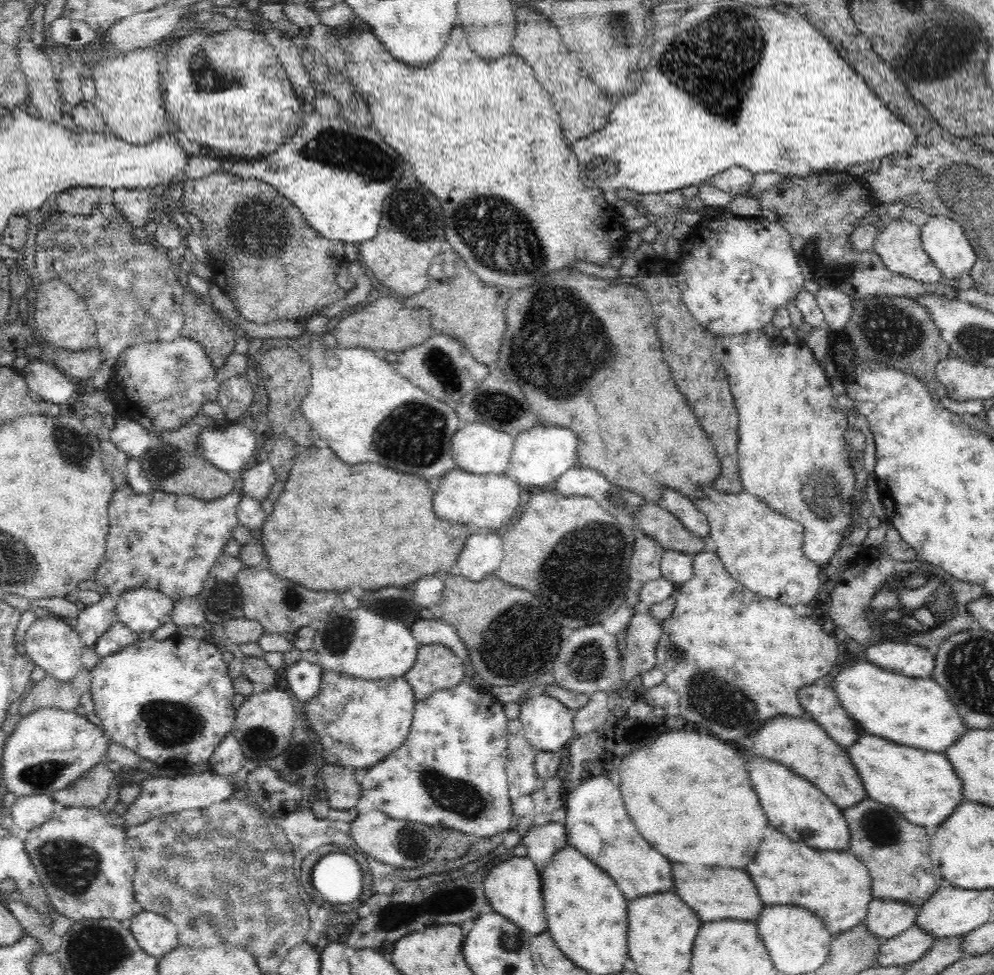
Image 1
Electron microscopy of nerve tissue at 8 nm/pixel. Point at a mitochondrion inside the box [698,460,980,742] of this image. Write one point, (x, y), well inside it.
(910, 603)

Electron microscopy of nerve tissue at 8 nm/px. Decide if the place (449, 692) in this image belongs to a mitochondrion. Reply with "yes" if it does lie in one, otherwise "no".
no

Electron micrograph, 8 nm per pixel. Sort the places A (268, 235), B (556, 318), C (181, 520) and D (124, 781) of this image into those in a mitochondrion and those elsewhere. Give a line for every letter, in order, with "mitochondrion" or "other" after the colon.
A: mitochondrion
B: mitochondrion
C: other
D: other

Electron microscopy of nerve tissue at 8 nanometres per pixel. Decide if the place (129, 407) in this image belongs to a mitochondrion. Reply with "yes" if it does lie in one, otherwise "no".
no

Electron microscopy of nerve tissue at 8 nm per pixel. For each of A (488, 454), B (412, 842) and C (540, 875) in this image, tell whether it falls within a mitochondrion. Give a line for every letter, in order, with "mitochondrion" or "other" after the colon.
A: other
B: mitochondrion
C: other

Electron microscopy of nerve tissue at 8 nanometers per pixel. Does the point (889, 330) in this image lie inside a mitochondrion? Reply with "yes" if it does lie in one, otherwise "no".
yes

